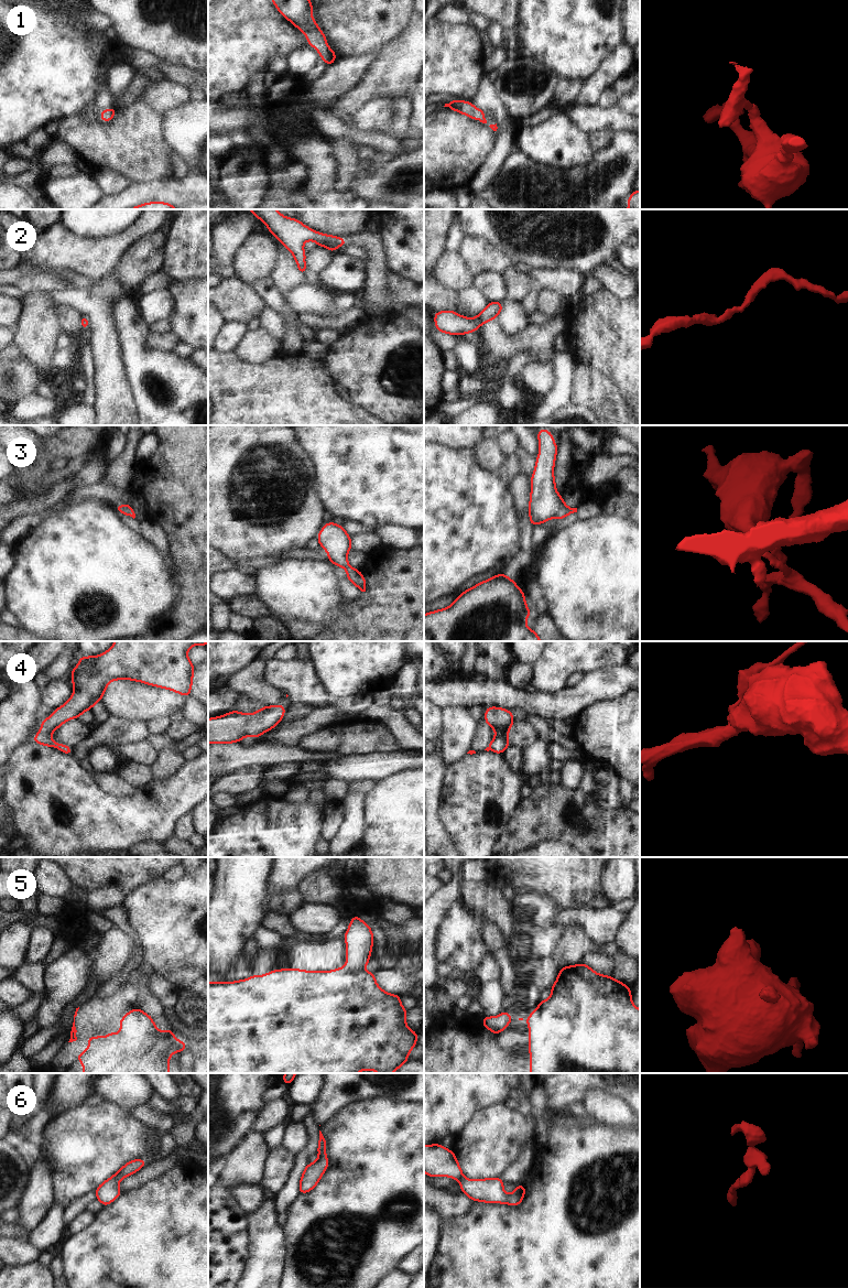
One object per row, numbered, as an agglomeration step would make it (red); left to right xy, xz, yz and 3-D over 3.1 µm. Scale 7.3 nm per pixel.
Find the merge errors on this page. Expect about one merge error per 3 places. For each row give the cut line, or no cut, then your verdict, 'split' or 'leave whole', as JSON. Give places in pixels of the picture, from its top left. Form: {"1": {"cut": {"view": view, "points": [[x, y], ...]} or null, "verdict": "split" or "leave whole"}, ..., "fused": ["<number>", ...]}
{"1": {"cut": null, "verdict": "leave whole"}, "2": {"cut": null, "verdict": "leave whole"}, "3": {"cut": null, "verdict": "leave whole"}, "4": {"cut": null, "verdict": "leave whole"}, "5": {"cut": null, "verdict": "leave whole"}, "6": {"cut": null, "verdict": "leave whole"}, "fused": []}

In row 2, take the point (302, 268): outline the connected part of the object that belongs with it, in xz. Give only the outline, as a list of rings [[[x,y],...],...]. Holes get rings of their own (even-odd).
[[[248,209],[257,218],[265,223],[268,229],[284,245],[294,256],[297,262],[298,271],[305,274],[305,255],[303,243],[306,240],[313,240],[318,246],[328,248],[335,253],[335,248],[345,246],[346,239],[336,236],[324,235],[309,229],[295,218],[286,218],[275,209]]]

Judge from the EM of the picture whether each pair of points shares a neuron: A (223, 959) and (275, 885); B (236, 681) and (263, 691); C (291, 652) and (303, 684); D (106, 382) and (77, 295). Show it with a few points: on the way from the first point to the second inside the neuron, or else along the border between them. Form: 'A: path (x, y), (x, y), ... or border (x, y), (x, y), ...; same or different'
A: border (273, 868), (269, 880), (265, 912); different
B: path (242, 681), (251, 681), (257, 686); same
C: border (274, 657), (284, 661), (295, 659); different
D: path (106, 360), (106, 347), (99, 317); same

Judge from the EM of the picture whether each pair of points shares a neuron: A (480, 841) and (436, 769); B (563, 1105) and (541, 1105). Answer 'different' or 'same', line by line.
A: different
B: different

